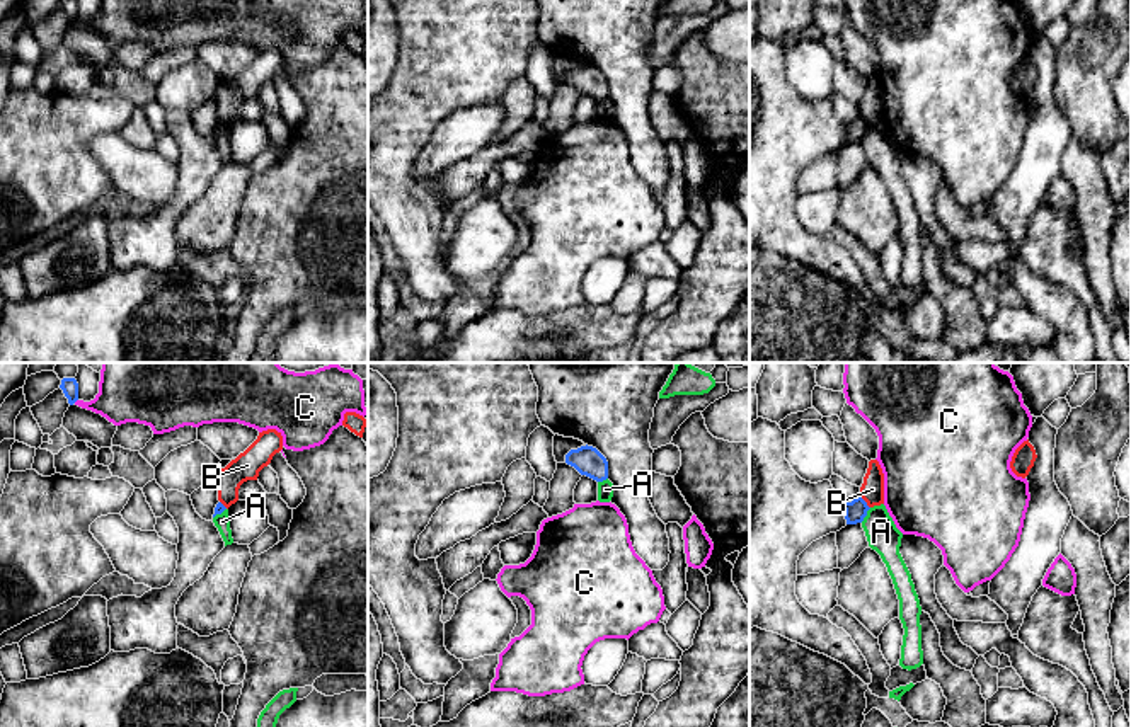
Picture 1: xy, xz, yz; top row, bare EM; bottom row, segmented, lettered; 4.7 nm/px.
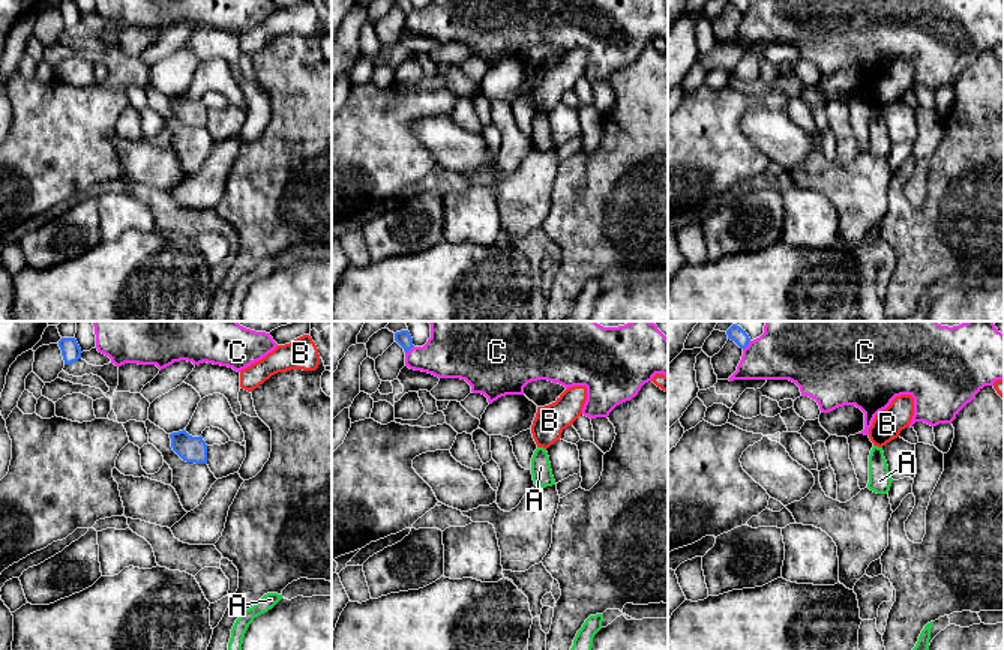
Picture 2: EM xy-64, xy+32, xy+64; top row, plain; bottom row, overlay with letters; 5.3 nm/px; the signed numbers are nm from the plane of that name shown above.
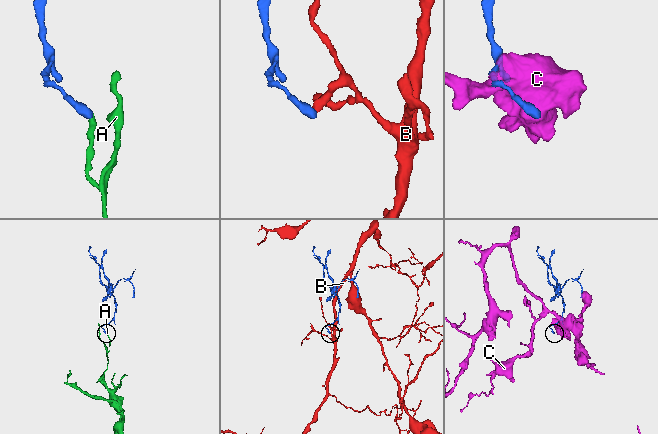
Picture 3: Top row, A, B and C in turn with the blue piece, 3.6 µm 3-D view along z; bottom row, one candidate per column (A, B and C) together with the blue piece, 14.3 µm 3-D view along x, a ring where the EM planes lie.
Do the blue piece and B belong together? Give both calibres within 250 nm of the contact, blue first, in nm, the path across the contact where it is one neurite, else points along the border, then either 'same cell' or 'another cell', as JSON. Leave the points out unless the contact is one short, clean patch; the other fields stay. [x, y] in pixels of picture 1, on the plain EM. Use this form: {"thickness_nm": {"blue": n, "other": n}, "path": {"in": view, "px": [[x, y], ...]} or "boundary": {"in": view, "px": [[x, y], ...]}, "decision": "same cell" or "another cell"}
{"thickness_nm": {"blue": 100, "other": 110}, "boundary": {"in": "yz", "px": [[861, 116], [869, 126]]}, "decision": "another cell"}

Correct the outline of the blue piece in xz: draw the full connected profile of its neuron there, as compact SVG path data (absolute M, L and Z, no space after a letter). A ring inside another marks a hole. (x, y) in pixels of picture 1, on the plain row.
M581 65L571 68L566 73L566 82L574 85L581 94L586 94L596 100L608 97L608 80L606 77L593 65Z

